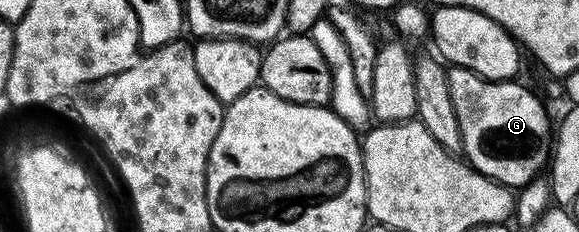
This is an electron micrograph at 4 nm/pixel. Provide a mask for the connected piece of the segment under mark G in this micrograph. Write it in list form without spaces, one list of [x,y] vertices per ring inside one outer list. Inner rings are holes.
[[[450,67],[448,74],[452,105],[460,121],[462,150],[470,166],[511,189],[521,189],[527,183],[535,182],[539,178],[538,170],[547,166],[552,155],[552,123],[550,127],[550,119],[546,116],[541,101],[528,88],[521,87],[518,81],[494,83],[463,67]]]

